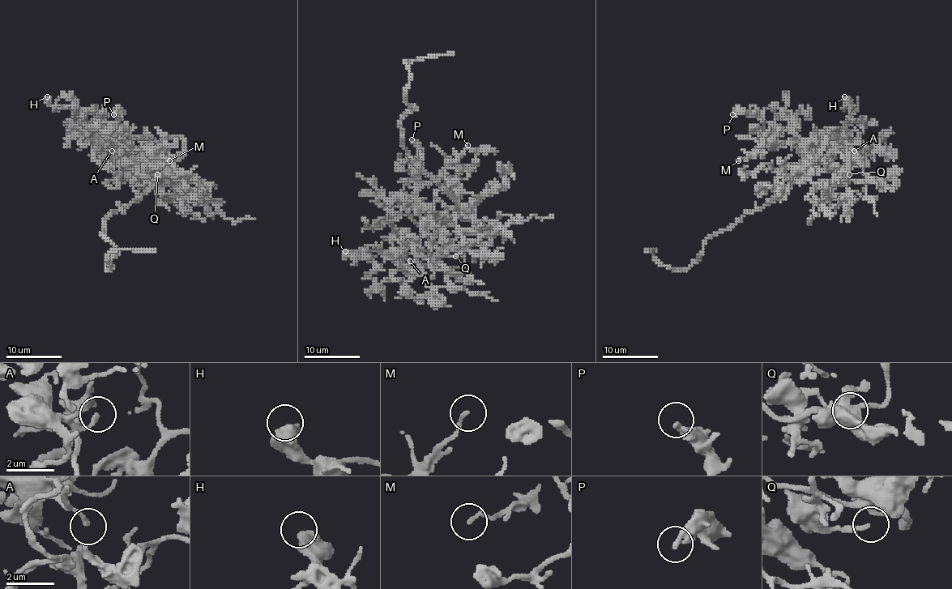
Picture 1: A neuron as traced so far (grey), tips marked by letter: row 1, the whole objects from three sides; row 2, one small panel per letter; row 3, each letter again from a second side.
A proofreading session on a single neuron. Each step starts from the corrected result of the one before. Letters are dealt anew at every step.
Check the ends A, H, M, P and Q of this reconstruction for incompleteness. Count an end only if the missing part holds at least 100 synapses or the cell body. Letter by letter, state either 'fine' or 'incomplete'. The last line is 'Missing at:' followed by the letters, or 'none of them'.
A: fine
H: fine
M: fine
P: fine
Q: fine
Missing at: none of them

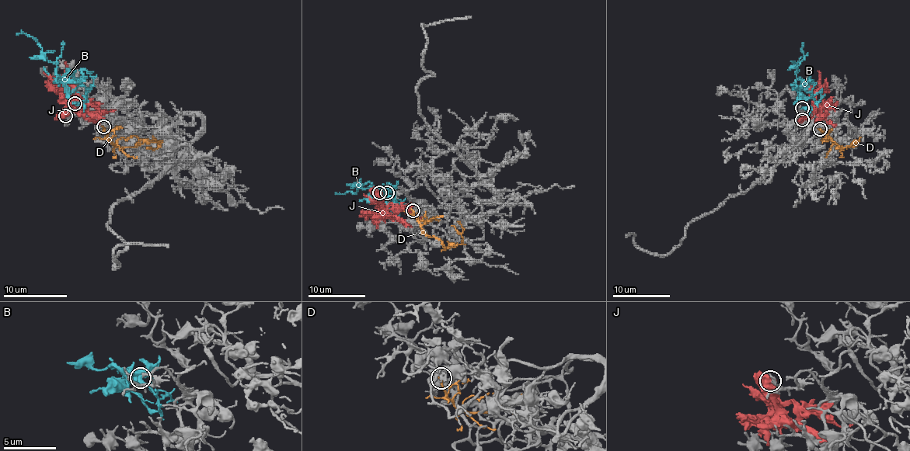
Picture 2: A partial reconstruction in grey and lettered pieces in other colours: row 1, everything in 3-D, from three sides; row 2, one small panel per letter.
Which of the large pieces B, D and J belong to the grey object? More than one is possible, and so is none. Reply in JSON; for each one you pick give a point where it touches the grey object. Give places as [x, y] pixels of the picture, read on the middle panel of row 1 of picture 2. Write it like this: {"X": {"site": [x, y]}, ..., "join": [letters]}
{"B": {"site": [387, 192]}, "join": ["B"]}

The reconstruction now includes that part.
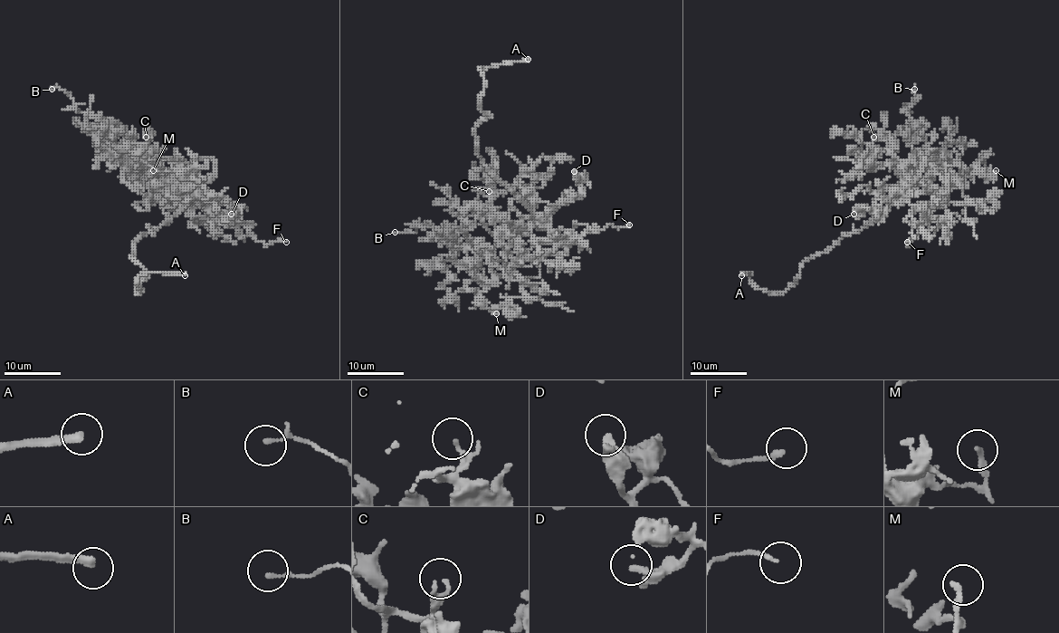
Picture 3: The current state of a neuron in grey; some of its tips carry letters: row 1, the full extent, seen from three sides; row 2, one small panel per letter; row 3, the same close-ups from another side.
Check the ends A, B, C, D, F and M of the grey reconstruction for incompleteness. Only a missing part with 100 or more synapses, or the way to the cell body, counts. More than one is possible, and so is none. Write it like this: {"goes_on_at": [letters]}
{"goes_on_at": ["A"]}

